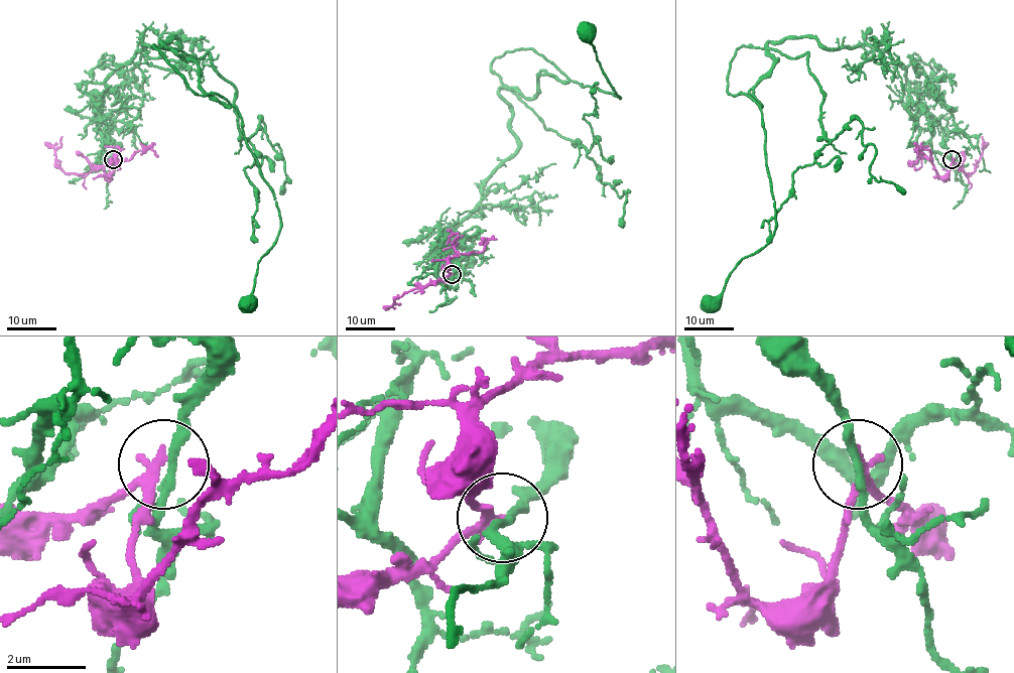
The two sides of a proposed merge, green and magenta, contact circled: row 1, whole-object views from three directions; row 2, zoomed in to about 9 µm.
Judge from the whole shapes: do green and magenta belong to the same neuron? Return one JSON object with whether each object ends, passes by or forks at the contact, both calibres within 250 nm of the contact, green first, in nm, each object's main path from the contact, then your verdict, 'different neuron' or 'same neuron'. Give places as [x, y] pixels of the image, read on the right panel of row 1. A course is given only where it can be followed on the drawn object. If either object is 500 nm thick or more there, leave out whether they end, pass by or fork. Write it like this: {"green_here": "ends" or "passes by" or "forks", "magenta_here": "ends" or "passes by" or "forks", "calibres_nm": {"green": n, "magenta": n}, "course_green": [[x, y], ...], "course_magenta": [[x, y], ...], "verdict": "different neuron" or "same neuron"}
{"green_here": "passes by", "magenta_here": "passes by", "calibres_nm": {"green": 200, "magenta": 190}, "course_green": [[953, 159], [887, 52], [770, 41], [777, 60], [752, 93], [776, 230], [710, 303]], "course_magenta": [[953, 159], [966, 174], [972, 173], [982, 154], [982, 136]], "verdict": "different neuron"}

